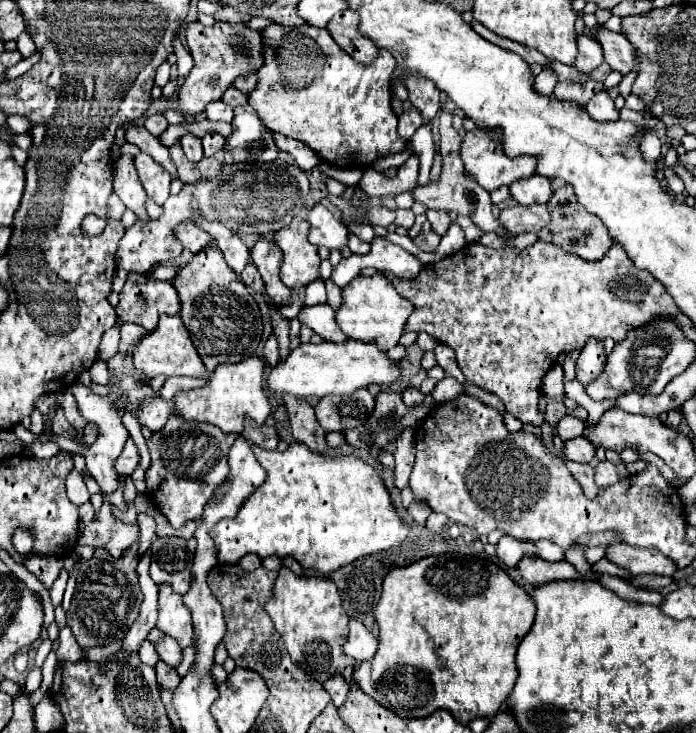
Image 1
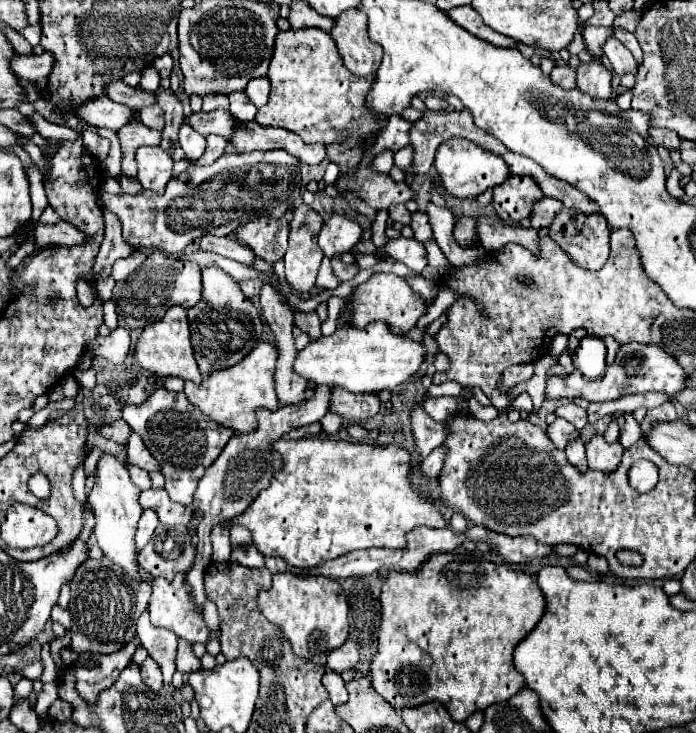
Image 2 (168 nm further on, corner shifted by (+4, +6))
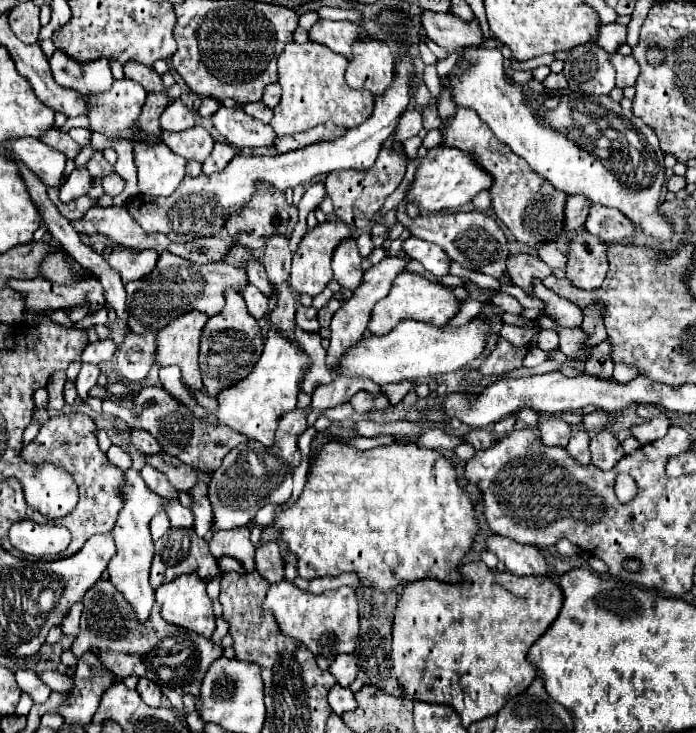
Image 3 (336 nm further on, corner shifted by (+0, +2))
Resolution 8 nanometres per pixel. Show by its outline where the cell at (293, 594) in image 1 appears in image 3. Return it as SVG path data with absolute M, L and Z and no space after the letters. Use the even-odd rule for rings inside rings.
M281 580L279 584L269 586L265 608L275 616L285 636L291 636L303 642L315 654L321 670L327 670L329 664L335 660L335 656L343 652L349 654L357 646L359 610L357 610L355 590L349 586L343 586L331 592L323 592L323 594L311 594L311 592L297 588L293 582Z

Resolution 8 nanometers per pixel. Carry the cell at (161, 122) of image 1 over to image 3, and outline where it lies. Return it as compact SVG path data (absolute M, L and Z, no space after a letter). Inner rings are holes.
M175 100L173 104L169 104L163 110L163 114L159 118L159 124L161 124L161 130L181 132L181 130L187 130L187 128L195 126L195 116L181 100Z

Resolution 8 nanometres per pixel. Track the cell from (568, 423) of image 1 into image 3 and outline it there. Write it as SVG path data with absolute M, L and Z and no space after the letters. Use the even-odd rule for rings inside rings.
M595 410L595 412L591 412L591 414L583 414L583 428L587 430L587 432L591 432L591 430L597 430L599 426L605 426L605 424L609 424L611 420L603 414L603 412L599 412L599 410Z

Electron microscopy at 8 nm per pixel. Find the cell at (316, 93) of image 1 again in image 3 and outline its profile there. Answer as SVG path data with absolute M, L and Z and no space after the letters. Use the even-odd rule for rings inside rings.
M293 40L285 46L283 54L279 56L277 68L283 96L281 102L275 106L273 118L269 122L275 134L297 134L325 122L333 122L339 128L353 128L371 116L375 96L369 90L353 90L351 86L347 86L347 58L343 54L337 54L313 40L305 44Z

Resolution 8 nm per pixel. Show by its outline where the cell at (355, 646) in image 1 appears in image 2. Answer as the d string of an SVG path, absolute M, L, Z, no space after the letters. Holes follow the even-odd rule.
M347 640L341 648L333 650L327 656L327 668L335 670L335 672L343 672L349 668L355 668L355 664L359 662L359 646L355 640Z

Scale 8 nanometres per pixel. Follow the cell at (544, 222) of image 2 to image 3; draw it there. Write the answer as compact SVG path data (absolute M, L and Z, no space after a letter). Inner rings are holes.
M569 196L565 202L565 232L575 232L583 226L583 218L587 218L587 210L591 202L583 196Z

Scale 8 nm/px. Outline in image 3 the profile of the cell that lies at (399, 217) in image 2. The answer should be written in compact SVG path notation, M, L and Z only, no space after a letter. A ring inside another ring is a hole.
M403 200L397 208L397 220L415 238L441 246L447 252L447 256L451 260L459 262L463 268L477 270L477 272L489 274L493 278L499 278L501 274L505 274L505 260L509 254L507 238L491 216L487 216L483 212L449 212L449 214L431 214L431 216L411 218L405 214L405 206L407 206L407 202Z

